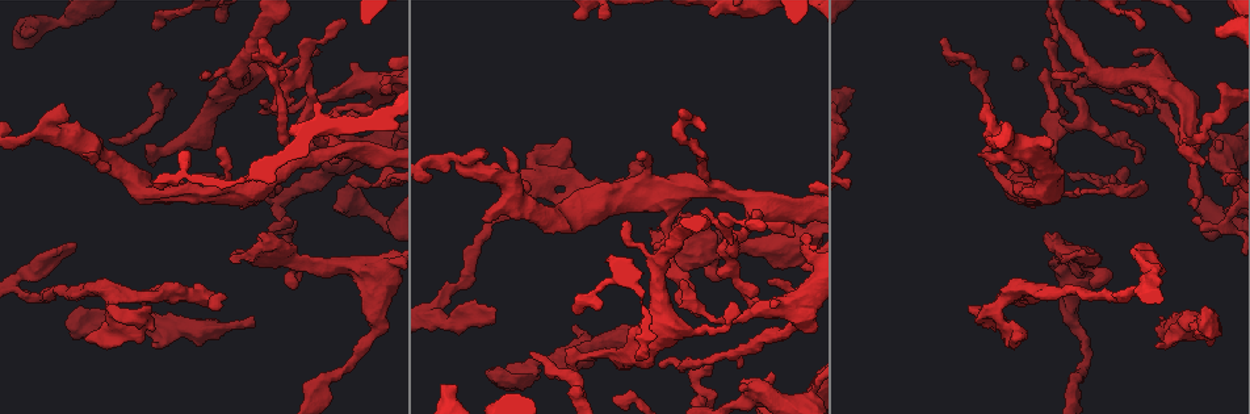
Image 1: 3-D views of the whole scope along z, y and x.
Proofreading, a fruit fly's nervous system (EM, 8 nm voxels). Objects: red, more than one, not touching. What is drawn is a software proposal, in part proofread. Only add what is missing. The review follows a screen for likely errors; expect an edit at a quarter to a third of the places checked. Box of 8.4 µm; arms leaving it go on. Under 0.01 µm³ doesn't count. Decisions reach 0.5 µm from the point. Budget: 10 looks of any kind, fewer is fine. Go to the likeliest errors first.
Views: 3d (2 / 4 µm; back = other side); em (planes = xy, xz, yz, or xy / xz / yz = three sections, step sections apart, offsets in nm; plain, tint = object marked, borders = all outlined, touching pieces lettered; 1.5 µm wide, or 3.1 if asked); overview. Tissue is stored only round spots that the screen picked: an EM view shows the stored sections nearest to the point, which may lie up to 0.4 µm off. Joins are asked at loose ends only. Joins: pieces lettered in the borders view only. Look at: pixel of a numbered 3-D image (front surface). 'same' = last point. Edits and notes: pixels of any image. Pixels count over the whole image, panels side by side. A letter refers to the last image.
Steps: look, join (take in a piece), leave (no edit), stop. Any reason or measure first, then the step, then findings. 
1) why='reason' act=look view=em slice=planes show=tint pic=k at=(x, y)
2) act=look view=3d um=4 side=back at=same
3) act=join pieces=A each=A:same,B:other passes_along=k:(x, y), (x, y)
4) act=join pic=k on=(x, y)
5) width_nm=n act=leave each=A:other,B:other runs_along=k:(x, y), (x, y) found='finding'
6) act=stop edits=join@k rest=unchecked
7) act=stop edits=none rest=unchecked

why='free end' act=look view=3d um=2 side=back pic=1 at=(1161, 318)

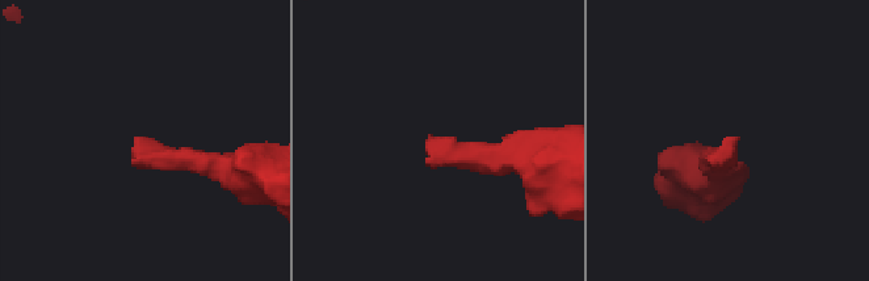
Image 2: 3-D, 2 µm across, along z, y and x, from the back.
act=look view=em slice=planes show=borders pic=2 at=(135, 138)

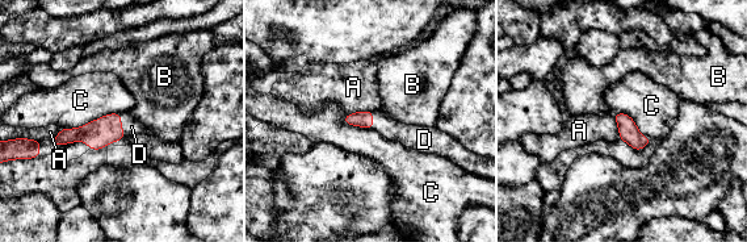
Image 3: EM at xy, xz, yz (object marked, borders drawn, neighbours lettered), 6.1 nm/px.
act=join pieces=D each=A:other,B:other,C:other,D:same passes_along=3:(104, 130), (121, 126), (131, 126) found='it goes on there'

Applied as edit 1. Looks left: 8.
why='branch stops here' act=look view=3d um=4 pic=1 at=(457, 391)

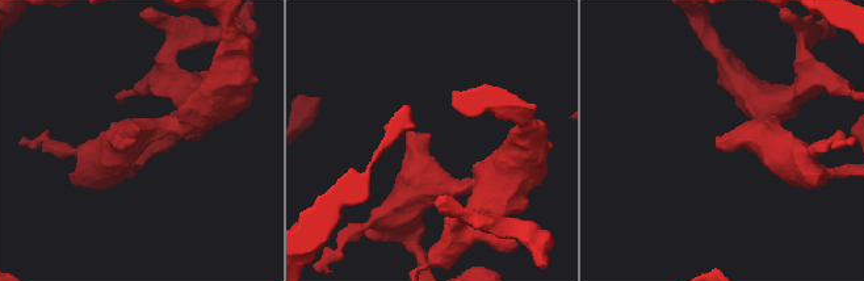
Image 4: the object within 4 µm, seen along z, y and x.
why='shape alone is not enough' act=look view=em slice=yz step=4 show=tint pic=4 at=(132, 145)

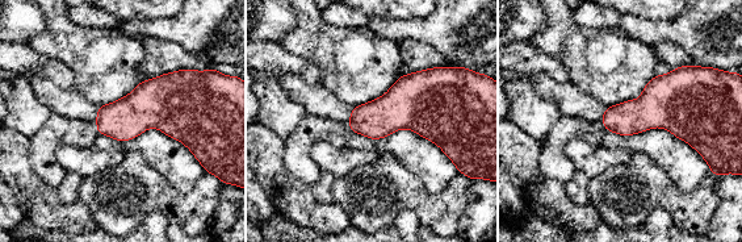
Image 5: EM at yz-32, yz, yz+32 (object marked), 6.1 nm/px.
act=look view=em slice=planes show=borders at=same

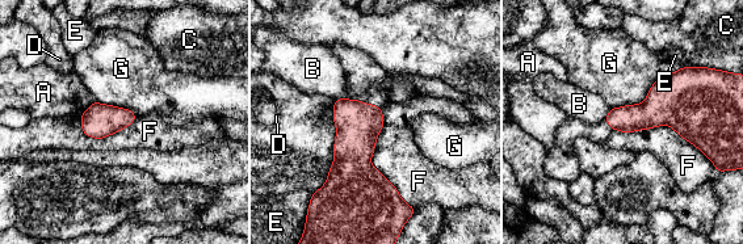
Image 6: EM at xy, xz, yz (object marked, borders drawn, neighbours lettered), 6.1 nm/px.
width_nm=170 longest_contact=F:650nm act=leave each=A:other,B:other,C:other,D:other,E:other,F:other,G:other found='none of them fits'

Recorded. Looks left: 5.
why='stops while still wide' act=look view=em slice=planes show=tint pic=1 at=(573, 326)

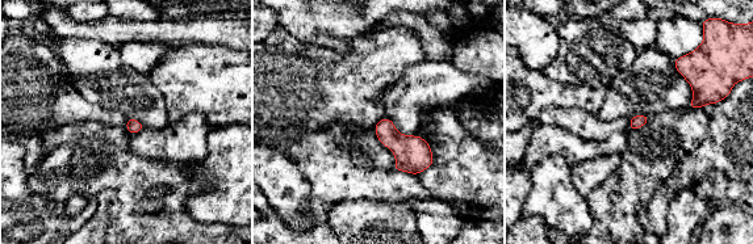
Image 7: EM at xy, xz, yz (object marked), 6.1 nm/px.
why='what lies round it' act=look view=em slice=planes show=borders at=same

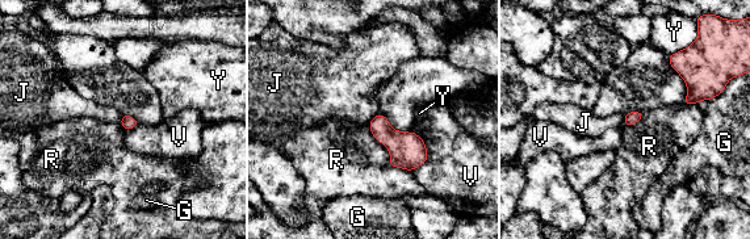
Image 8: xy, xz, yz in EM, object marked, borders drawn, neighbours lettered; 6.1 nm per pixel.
longest_contact=R:400nm act=leave each=G:other,J:other,R:other,V:other,Y:other found='no lettered piece goes on from it'

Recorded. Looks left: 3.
why='thin end' act=look view=em slice=planes show=borders pic=1 at=(243, 209)

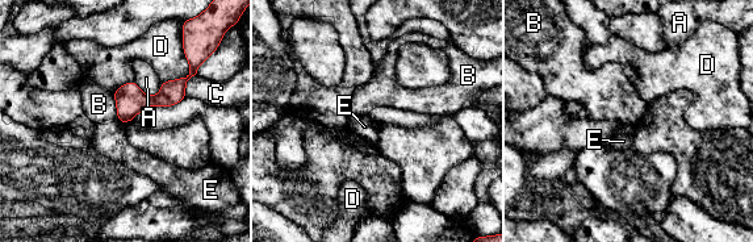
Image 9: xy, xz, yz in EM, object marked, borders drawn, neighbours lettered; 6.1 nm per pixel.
longest_contact=D:240nm act=leave each=A:other,B:other,C:other,D:other,E:other border=9:(117, 117), (124, 124) found='none of them fits'

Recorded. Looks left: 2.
act=stop edits=join@3 rest=unchecked

